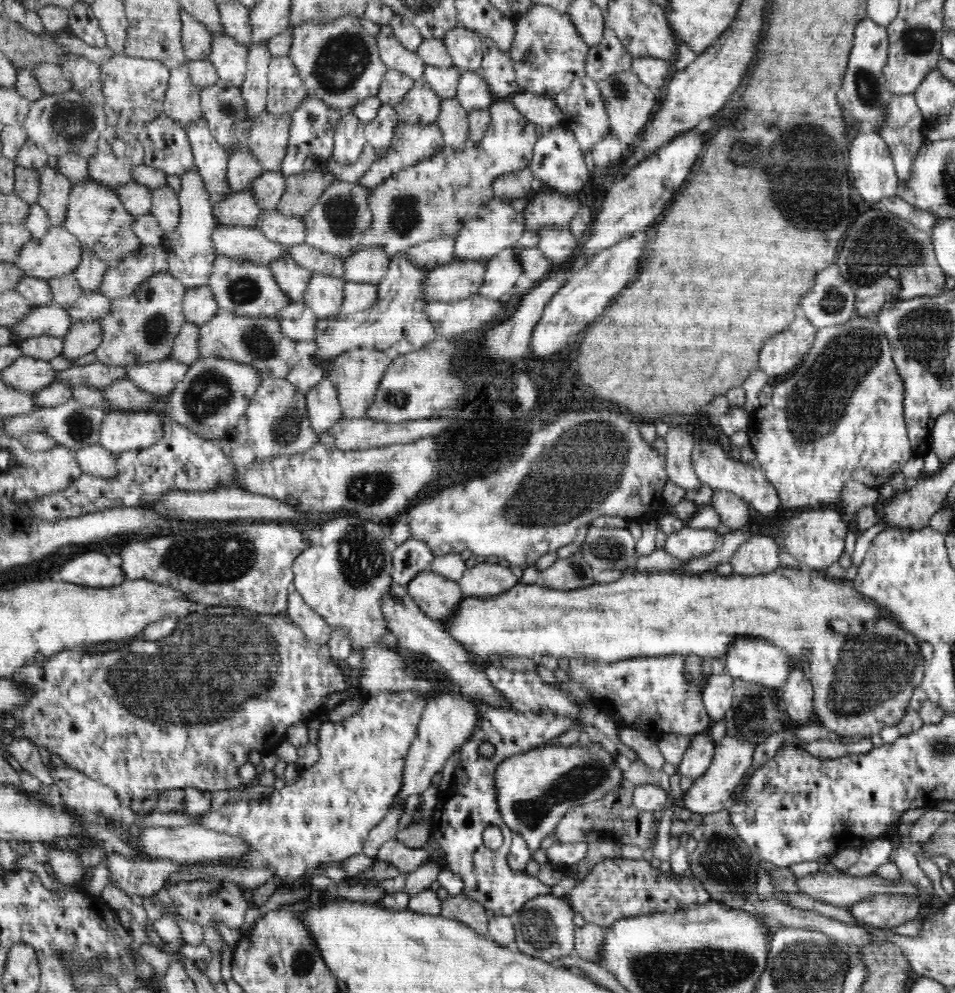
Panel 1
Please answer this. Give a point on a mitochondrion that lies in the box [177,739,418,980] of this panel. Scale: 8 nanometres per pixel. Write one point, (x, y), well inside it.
(303, 960)

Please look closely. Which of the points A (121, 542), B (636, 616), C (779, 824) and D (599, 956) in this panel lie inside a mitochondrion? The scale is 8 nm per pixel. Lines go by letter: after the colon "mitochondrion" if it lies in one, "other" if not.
A: other
B: other
C: other
D: other

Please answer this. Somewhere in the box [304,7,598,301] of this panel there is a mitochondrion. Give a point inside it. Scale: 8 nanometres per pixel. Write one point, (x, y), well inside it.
(343, 59)

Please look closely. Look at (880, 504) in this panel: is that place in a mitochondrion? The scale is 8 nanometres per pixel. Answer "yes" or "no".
no

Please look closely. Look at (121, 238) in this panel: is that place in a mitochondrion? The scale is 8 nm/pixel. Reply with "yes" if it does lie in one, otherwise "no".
yes

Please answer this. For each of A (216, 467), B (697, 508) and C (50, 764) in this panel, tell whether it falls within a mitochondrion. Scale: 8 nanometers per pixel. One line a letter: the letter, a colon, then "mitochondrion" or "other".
A: other
B: other
C: other

